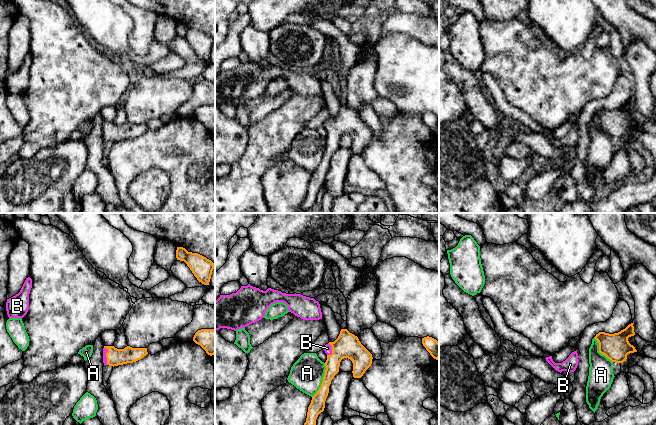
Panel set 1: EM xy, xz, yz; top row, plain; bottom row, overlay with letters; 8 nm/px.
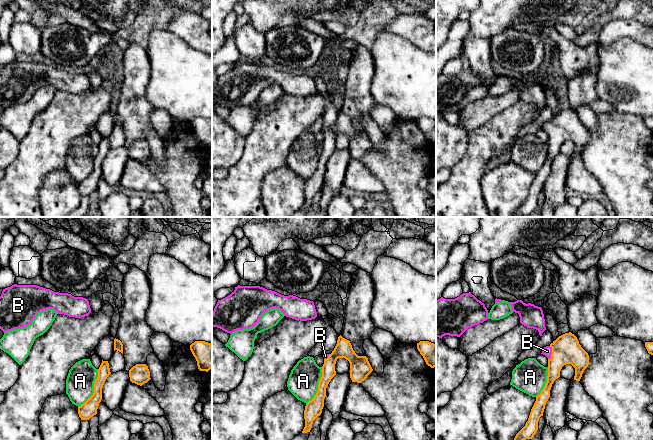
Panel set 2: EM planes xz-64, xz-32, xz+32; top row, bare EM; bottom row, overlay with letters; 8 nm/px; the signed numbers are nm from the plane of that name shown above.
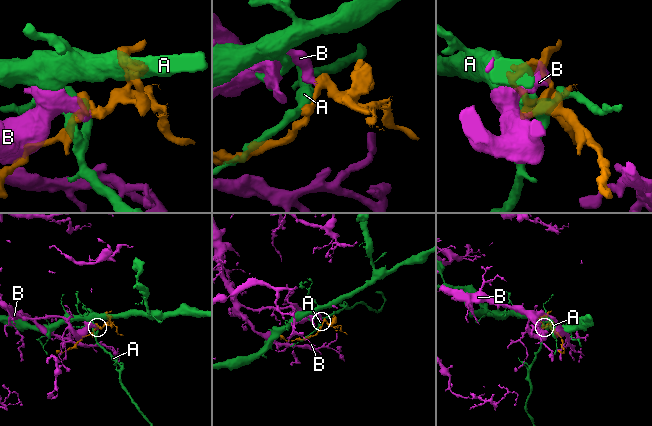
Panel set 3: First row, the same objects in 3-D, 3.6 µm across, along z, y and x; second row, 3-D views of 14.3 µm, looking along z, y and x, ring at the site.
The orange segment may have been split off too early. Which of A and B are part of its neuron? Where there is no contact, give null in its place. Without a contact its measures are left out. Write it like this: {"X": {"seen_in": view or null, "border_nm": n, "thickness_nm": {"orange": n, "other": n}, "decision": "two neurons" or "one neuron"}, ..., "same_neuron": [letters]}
{"A": {"seen_in": "xz", "border_nm": 300, "thickness_nm": {"orange": 120, "other": 260}, "decision": "two neurons"}, "B": {"seen_in": "xy", "border_nm": 150, "thickness_nm": {"orange": 140, "other": 40}, "decision": "one neuron"}, "same_neuron": ["B"]}

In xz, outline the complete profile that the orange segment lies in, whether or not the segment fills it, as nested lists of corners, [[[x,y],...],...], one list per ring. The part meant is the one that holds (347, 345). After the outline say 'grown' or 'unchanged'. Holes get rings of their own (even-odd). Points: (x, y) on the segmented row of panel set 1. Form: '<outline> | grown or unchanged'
[[[341,329],[338,338],[334,342],[326,344],[323,350],[327,354],[324,378],[321,387],[312,397],[304,425],[316,425],[318,415],[324,411],[331,381],[339,372],[340,362],[343,358],[352,361],[354,378],[361,378],[372,364],[372,354],[361,344],[358,337],[347,329]]] | grown

